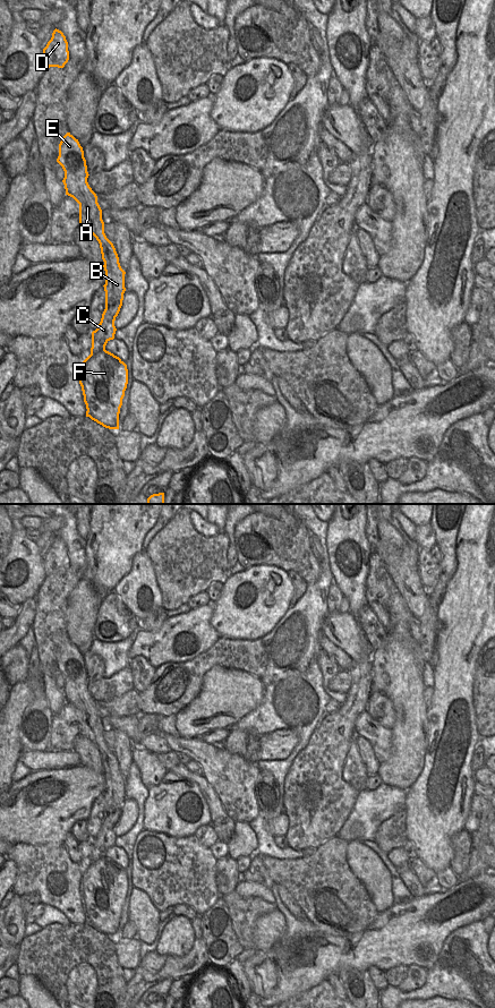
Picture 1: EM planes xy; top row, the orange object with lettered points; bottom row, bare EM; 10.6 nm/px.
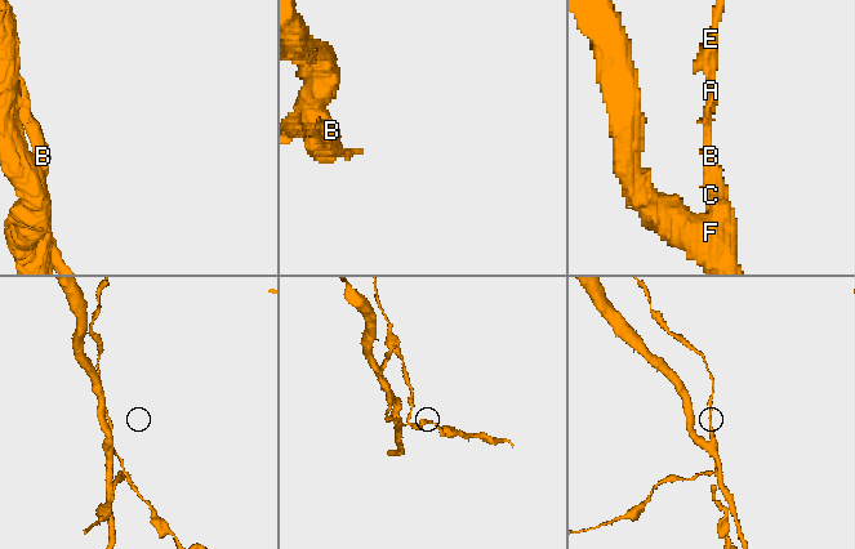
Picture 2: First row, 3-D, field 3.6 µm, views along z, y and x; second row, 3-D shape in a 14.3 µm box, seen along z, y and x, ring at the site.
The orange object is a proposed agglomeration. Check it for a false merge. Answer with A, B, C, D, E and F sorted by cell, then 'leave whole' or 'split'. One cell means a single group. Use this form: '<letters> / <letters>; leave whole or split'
A B C D E / F; split

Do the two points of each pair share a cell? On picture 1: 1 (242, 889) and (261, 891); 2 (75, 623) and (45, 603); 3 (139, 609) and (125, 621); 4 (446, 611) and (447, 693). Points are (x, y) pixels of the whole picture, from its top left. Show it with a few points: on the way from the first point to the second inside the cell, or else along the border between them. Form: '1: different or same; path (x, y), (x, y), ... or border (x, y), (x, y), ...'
1: same; path (247, 889), (256, 890)
2: different; border (71, 591), (66, 608), (66, 632), (68, 639)
3: different; border (116, 594), (136, 618)
4: same; path (450, 631), (450, 673)

